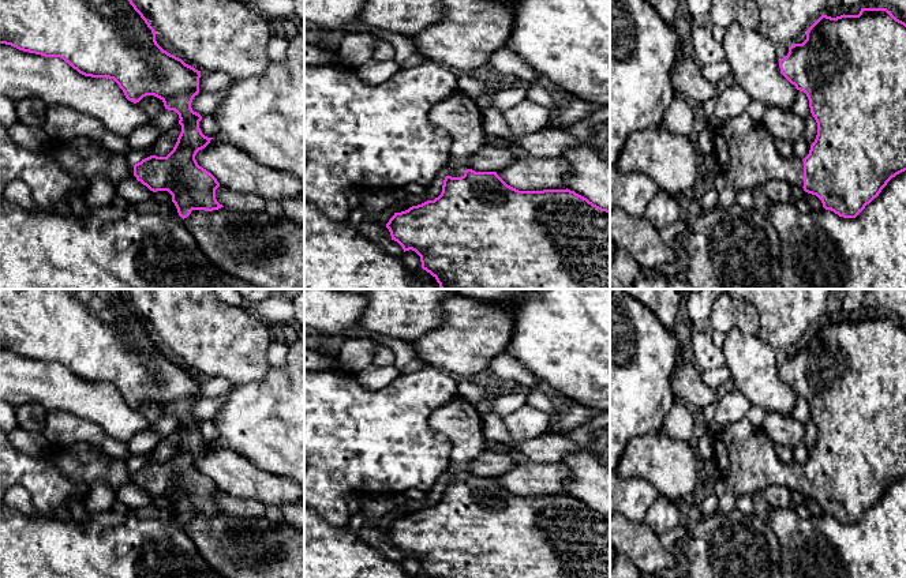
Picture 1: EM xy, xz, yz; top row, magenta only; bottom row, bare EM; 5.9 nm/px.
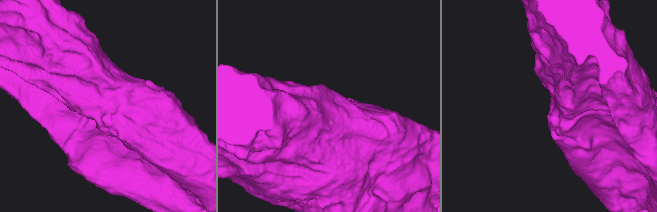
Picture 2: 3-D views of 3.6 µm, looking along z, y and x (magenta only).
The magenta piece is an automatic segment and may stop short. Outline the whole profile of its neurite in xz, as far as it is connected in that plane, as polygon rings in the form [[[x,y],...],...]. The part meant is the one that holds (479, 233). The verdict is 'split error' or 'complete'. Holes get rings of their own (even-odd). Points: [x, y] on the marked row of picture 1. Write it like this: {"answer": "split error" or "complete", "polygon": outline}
{"answer": "split error", "polygon": [[[456,91],[452,97],[438,101],[428,110],[430,121],[445,128],[452,139],[450,165],[445,170],[442,192],[434,200],[412,206],[405,211],[394,213],[386,224],[392,240],[397,241],[404,252],[415,251],[420,256],[422,269],[430,273],[441,289],[610,289],[610,210],[602,209],[587,198],[570,189],[543,189],[543,191],[518,191],[508,185],[497,172],[475,172],[468,168],[469,158],[475,155],[484,144],[484,131],[482,127],[480,110],[472,98]]]}

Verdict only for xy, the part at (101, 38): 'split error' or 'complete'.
complete

